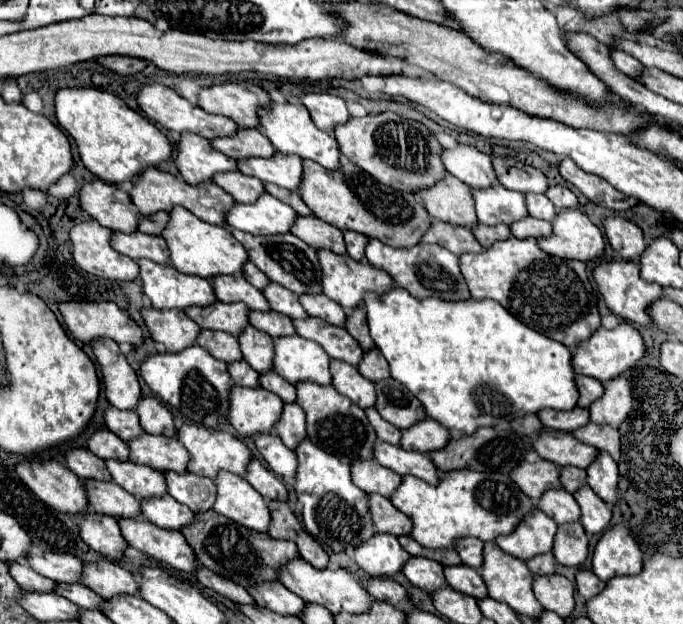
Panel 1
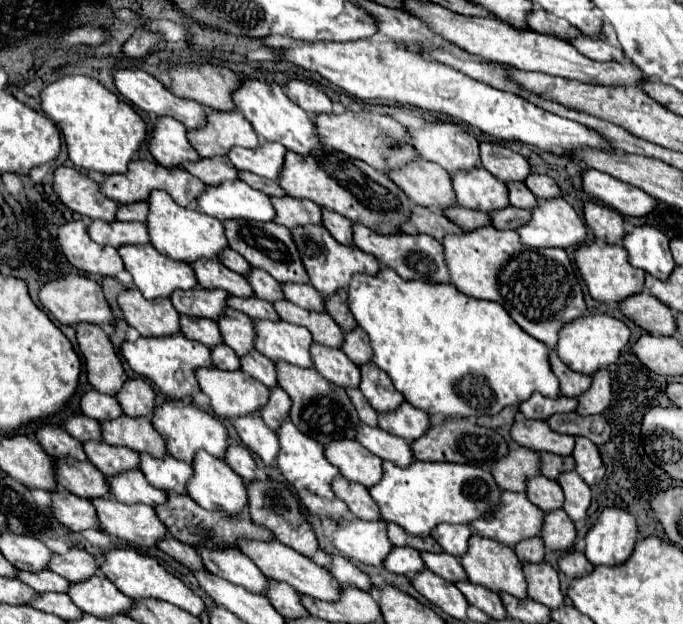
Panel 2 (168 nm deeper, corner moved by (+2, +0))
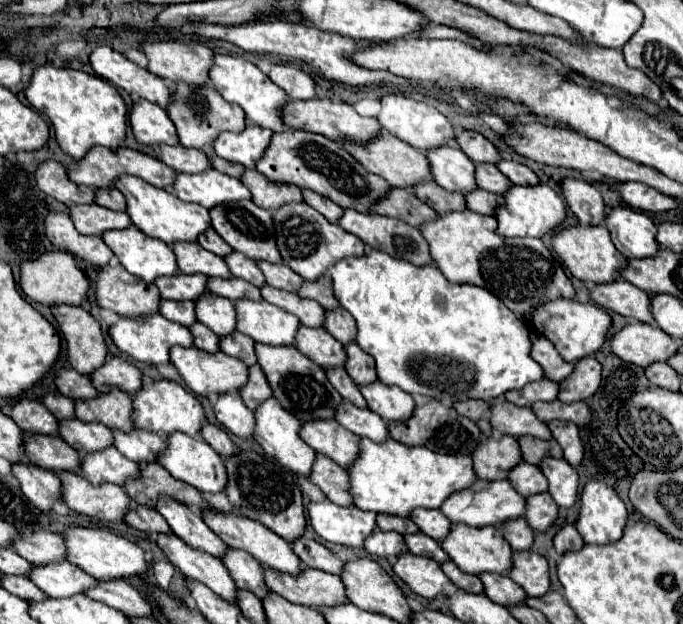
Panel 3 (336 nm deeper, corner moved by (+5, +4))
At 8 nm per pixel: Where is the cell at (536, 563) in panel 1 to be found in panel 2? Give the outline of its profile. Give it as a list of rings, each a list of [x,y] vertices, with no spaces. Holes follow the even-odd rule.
[[[535,536],[535,540],[523,540],[523,544],[515,544],[515,552],[523,564],[527,564],[527,562],[539,564],[539,562],[543,562],[545,546],[543,546],[543,540],[539,536]]]

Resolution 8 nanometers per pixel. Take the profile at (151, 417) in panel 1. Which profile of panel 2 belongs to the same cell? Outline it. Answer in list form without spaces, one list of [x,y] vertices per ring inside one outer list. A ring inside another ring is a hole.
[[[127,378],[115,394],[127,416],[151,416],[155,408],[155,392],[143,378]]]

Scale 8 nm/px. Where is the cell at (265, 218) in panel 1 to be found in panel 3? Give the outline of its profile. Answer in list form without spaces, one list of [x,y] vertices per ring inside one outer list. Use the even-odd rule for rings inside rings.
[[[214,168],[200,174],[178,174],[174,180],[174,190],[180,200],[196,202],[204,208],[252,198],[250,190],[240,180],[220,174]]]

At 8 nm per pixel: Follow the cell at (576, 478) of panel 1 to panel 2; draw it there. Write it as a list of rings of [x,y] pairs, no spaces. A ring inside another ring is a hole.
[[[541,452],[539,460],[541,460],[541,474],[551,480],[555,480],[561,472],[575,470],[573,456],[557,456],[557,454],[549,454],[549,452]]]

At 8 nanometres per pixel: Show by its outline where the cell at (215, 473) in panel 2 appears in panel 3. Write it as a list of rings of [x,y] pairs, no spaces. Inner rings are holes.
[[[182,432],[176,436],[168,438],[168,452],[164,452],[164,456],[160,456],[160,464],[176,478],[182,480],[190,486],[194,486],[200,492],[224,492],[226,484],[228,484],[228,474],[226,474],[226,466],[222,456],[212,450],[212,446],[200,438],[190,438],[184,436]]]

